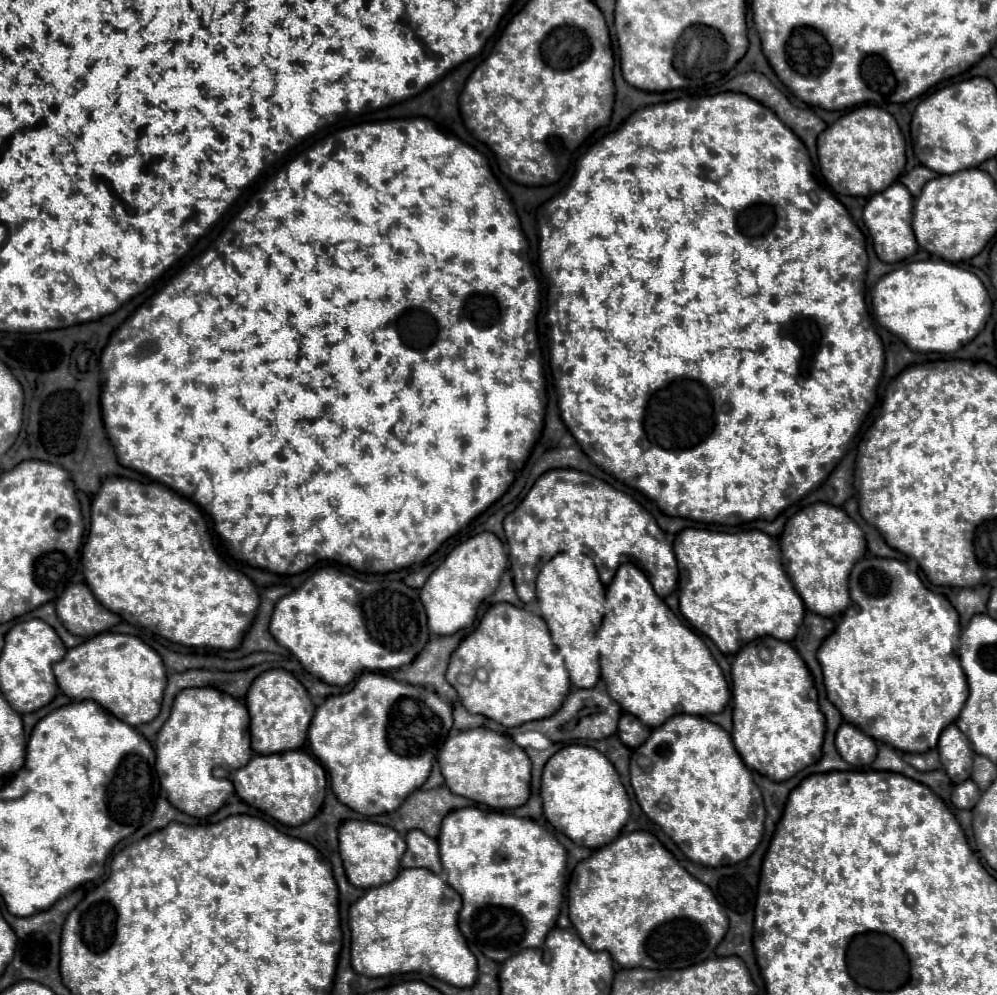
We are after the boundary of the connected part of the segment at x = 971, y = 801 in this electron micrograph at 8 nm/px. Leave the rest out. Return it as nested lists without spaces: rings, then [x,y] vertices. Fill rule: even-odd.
[[[965,780],[959,786],[955,786],[955,790],[951,794],[951,802],[955,804],[955,808],[971,810],[977,804],[979,796],[981,796],[981,790],[975,786],[975,782],[973,780]]]

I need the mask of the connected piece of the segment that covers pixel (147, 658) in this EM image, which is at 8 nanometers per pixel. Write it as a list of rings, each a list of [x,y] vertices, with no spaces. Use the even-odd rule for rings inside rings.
[[[103,632],[67,650],[65,658],[53,666],[57,684],[71,700],[95,700],[129,726],[151,722],[163,702],[167,684],[161,656],[141,638],[129,634]]]

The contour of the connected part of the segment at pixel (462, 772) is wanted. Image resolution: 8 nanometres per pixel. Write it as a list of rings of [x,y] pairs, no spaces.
[[[487,728],[455,732],[439,750],[437,760],[445,784],[453,794],[475,800],[479,804],[487,804],[497,810],[519,808],[529,798],[531,760],[525,750],[517,746],[509,736],[491,732]]]

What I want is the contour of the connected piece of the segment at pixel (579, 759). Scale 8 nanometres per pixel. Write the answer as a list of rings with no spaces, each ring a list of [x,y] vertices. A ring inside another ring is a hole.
[[[569,744],[555,752],[543,768],[541,798],[547,822],[577,846],[599,848],[619,836],[629,818],[629,798],[613,764],[595,748]]]

